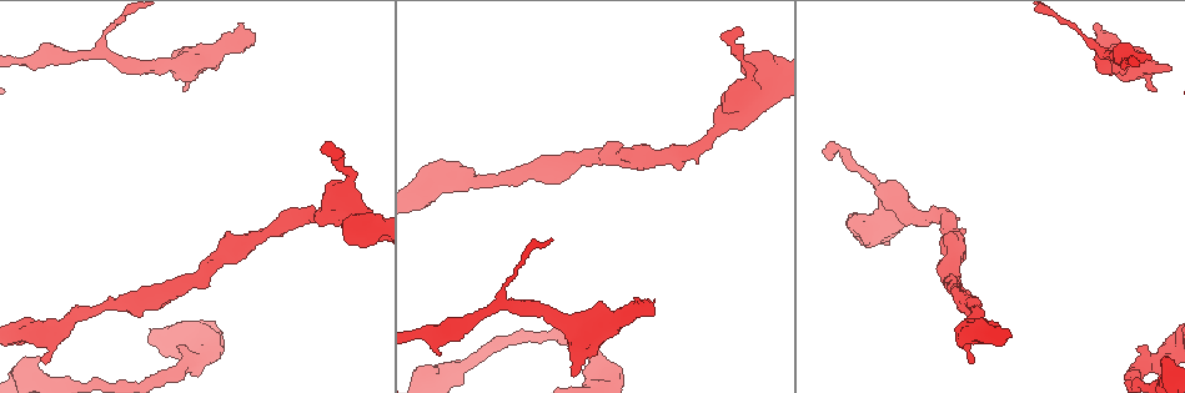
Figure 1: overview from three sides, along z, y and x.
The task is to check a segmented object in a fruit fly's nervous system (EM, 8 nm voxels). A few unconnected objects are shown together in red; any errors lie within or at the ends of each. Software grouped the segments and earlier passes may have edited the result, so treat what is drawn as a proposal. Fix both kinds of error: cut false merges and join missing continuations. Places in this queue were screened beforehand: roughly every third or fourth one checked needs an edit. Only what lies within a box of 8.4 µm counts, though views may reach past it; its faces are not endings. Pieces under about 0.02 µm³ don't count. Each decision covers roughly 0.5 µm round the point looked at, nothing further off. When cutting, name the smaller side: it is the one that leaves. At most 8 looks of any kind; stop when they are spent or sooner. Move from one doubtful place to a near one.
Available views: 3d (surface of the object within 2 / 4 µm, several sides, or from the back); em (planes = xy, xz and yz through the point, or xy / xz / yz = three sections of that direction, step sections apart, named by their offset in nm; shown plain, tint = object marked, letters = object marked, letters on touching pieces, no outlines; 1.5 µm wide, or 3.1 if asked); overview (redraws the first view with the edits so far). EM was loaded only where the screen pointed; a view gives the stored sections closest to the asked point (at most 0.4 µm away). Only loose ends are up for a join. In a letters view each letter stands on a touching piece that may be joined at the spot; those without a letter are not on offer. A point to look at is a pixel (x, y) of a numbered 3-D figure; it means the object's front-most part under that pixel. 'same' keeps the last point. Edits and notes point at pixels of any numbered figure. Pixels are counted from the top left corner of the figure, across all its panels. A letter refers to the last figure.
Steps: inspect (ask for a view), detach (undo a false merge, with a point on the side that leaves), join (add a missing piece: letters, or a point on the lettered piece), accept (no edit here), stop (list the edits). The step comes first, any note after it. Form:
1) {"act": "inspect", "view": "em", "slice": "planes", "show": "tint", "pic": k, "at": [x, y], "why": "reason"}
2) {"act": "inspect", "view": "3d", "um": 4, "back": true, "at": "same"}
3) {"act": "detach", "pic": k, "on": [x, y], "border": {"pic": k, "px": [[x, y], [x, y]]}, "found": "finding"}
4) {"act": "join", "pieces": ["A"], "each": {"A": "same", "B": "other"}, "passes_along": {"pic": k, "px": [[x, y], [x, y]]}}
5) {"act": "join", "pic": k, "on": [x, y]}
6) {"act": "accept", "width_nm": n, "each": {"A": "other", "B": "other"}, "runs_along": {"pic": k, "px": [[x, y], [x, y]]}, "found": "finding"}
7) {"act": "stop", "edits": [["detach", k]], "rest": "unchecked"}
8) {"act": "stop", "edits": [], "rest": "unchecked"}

{"act": "inspect", "view": "em", "slice": "planes", "show": "letters", "pic": 1, "at": [654, 300], "why": "stops while still wide"}

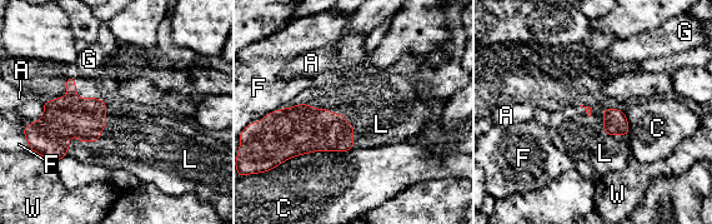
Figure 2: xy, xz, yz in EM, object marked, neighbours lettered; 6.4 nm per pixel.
{"act": "join", "pieces": ["L"], "each": {"A": "other", "C": "other", "F": "other", "G": "other", "L": "same", "W": "other"}, "passes_along": {"pic": 2, "px": [[69, 115], [90, 140], [129, 142]]}, "found": "the cell continues"}

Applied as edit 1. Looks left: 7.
{"act": "inspect", "view": "overview", "why": "redraw"}

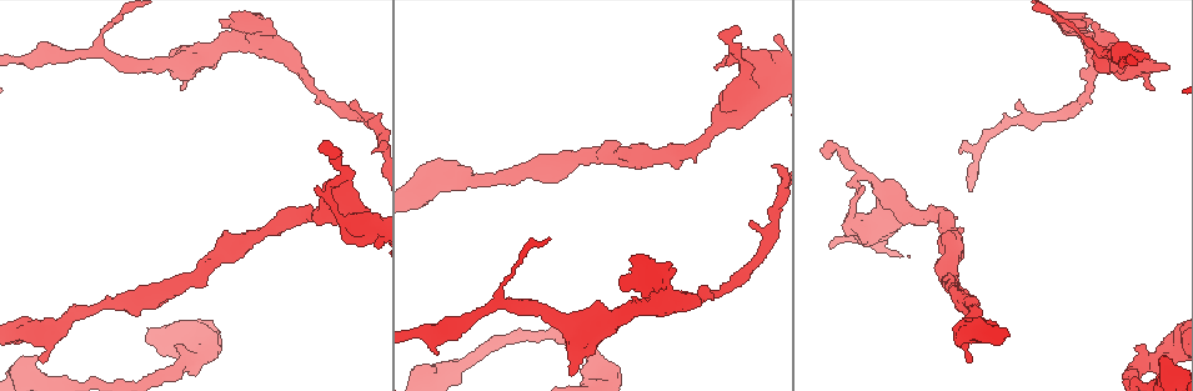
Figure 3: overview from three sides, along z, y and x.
{"act": "inspect", "view": "3d", "um": 4, "pic": 3, "at": [320, 146], "why": "an open end"}

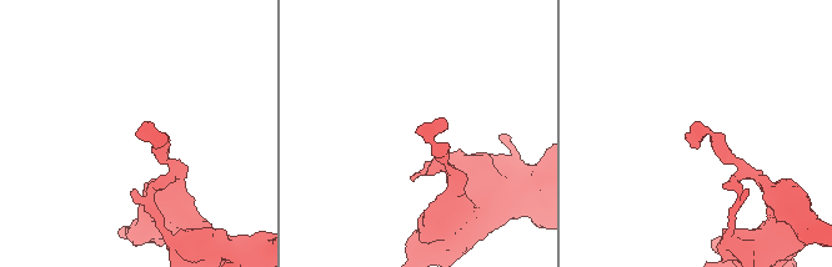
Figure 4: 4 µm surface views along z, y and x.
{"act": "inspect", "view": "em", "slice": "yz", "step": 4, "show": "tint", "pic": 4, "at": [417, 129], "why": "now the EM"}

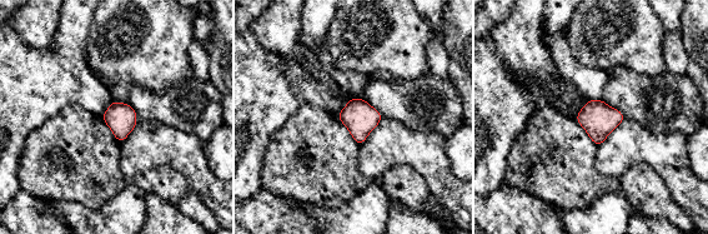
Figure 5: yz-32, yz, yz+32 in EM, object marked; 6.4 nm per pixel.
{"act": "inspect", "view": "em", "slice": "planes", "show": "letters", "at": "same"}

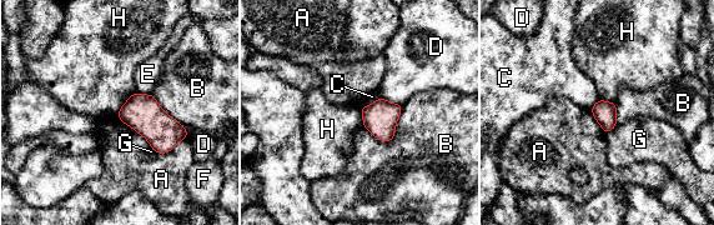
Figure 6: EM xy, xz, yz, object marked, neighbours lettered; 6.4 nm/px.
{"act": "accept", "each": {"A": "other", "B": "other", "C": "other", "D": "other", "E": "other", "F": "other", "G": "other", "H": "other"}, "border": {"pic": 6, "px": [[116, 114], [151, 148]]}, "found": "none of them fits"}

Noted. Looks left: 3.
{"act": "inspect", "view": "em", "slice": "xy", "step": 4, "show": "letters", "pic": 3, "at": [1167, 356], "why": "thick end"}

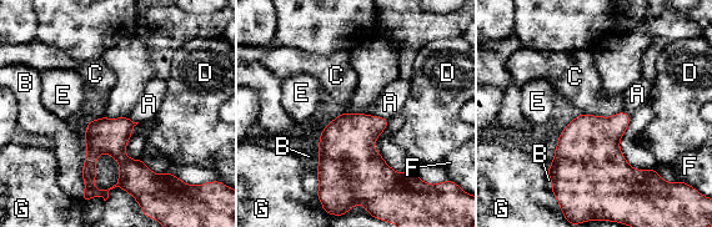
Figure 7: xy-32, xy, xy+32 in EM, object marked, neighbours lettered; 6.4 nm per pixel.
{"act": "inspect", "view": "em", "slice": "yz", "step": 4, "show": "letters", "at": "same"}

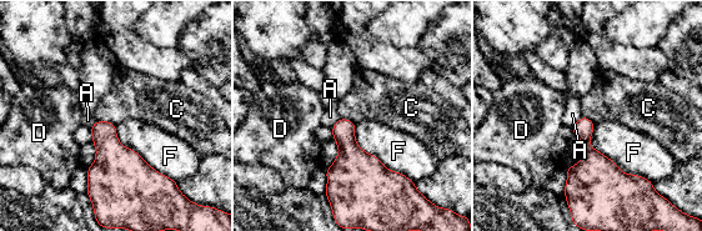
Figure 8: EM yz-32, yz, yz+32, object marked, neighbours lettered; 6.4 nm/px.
{"act": "accept", "each": {"A": "other", "C": "other", "D": "other", "F": "other"}, "border": {"pic": 8, "px": [[98, 119], [111, 121], [116, 125]]}, "found": "no lettered piece goes on from it"}

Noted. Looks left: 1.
{"act": "stop", "edits": [["join", 2]], "rest": "unchecked"}

